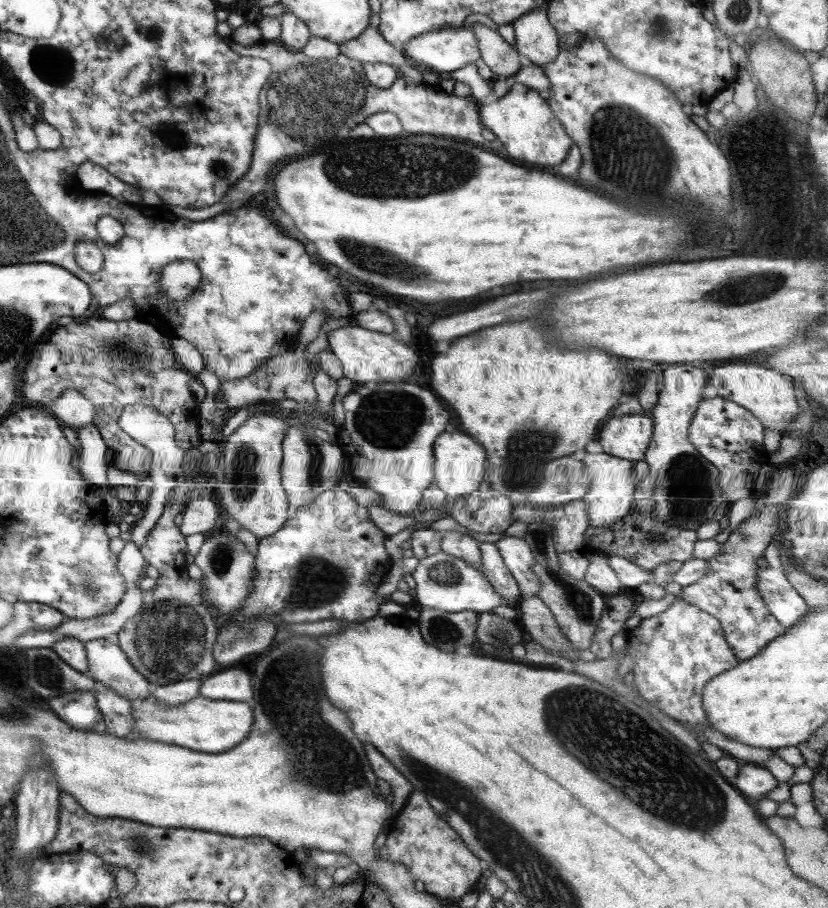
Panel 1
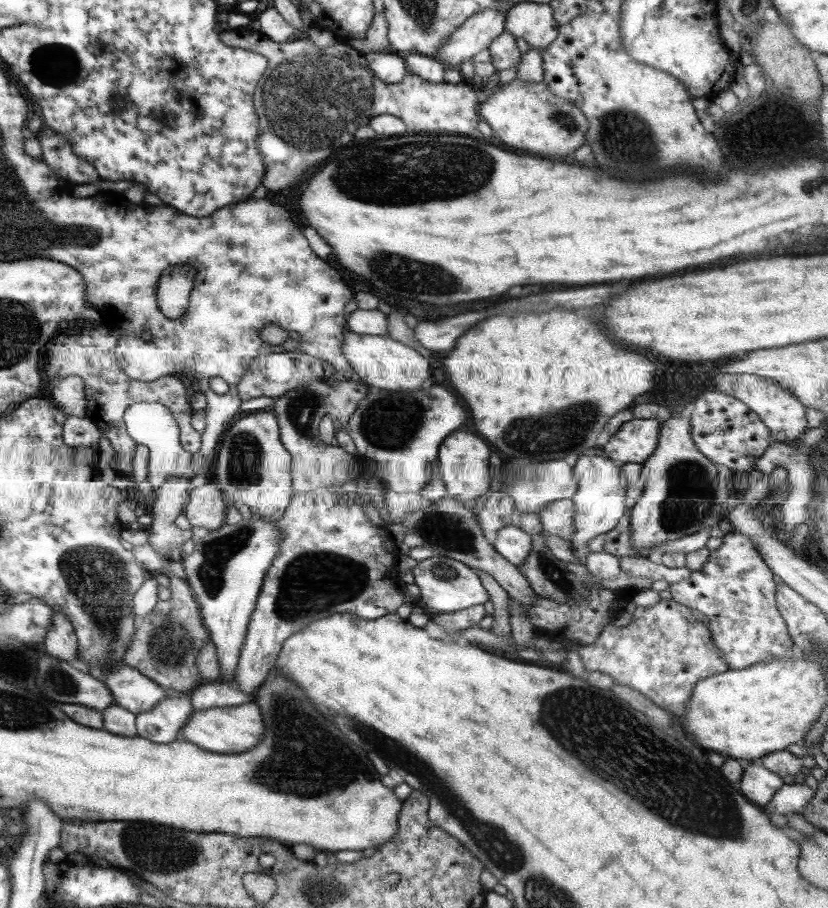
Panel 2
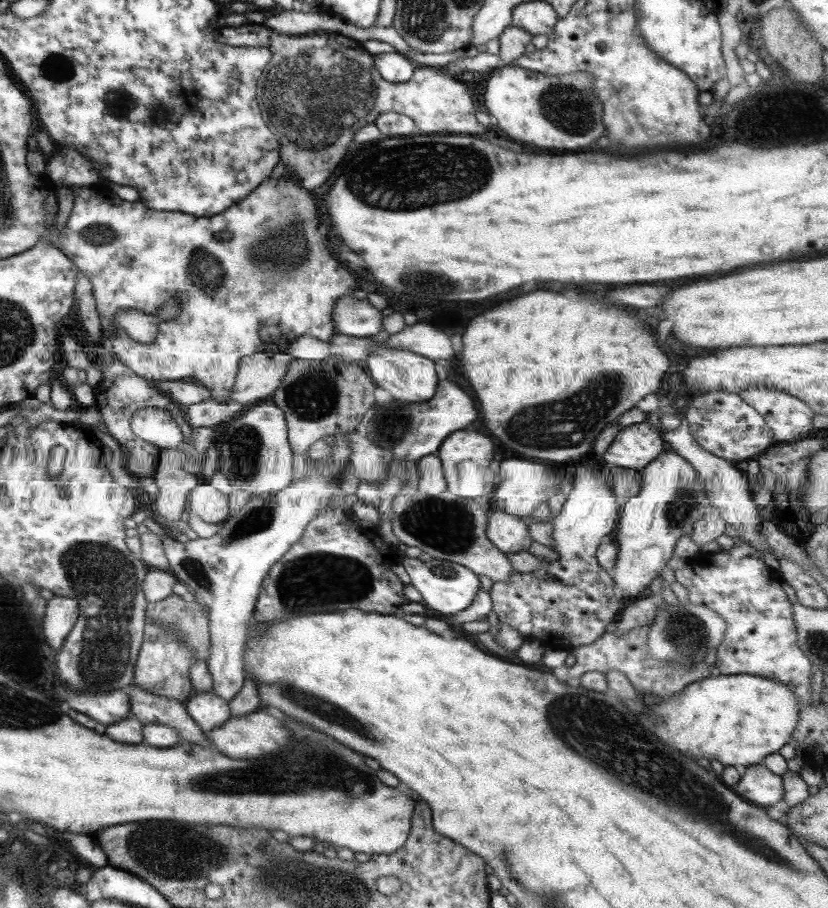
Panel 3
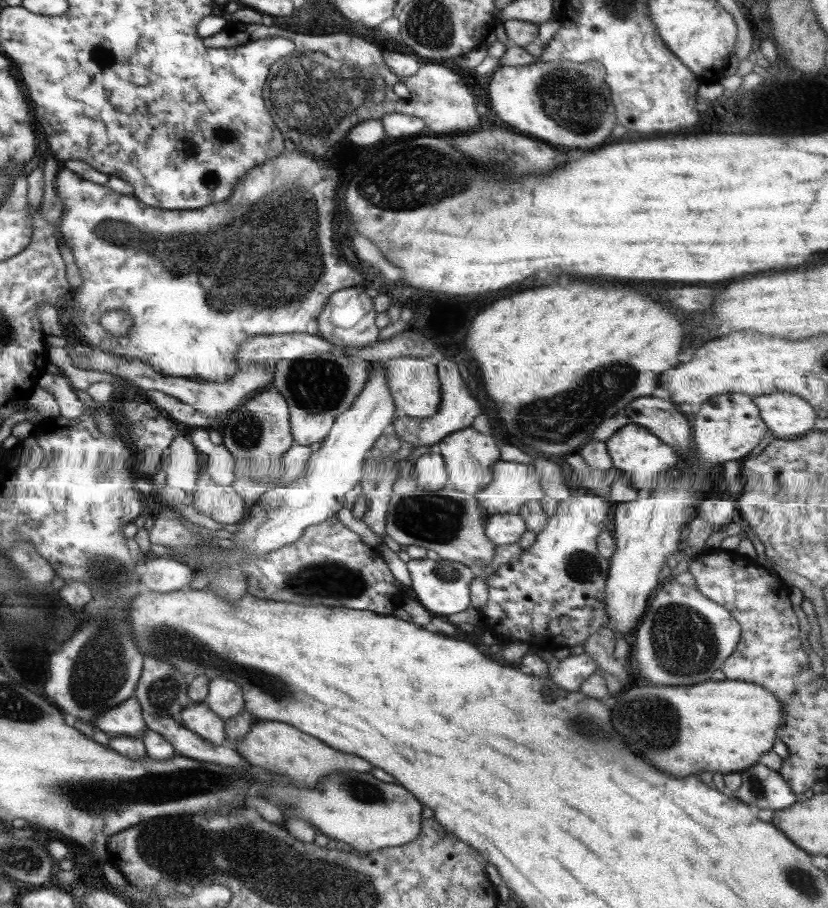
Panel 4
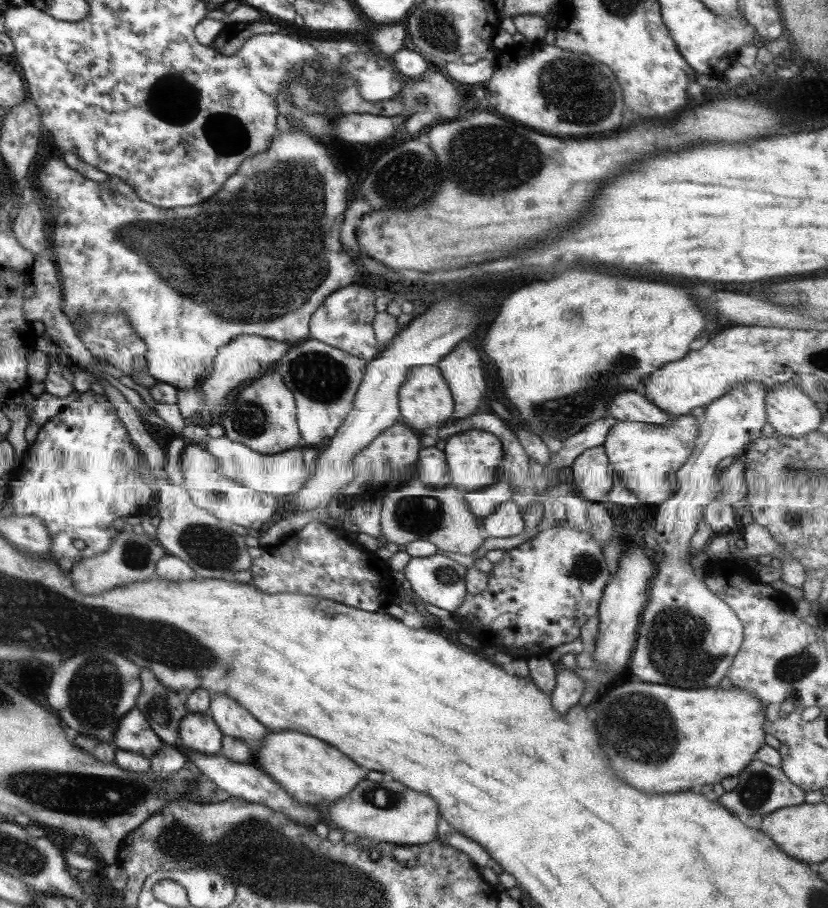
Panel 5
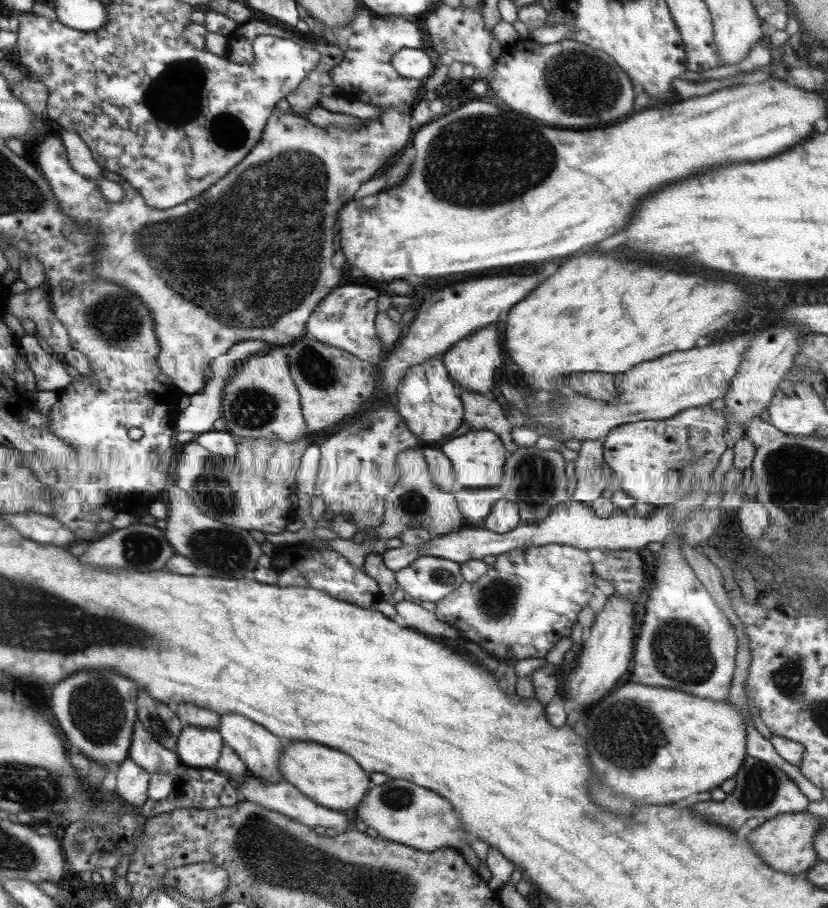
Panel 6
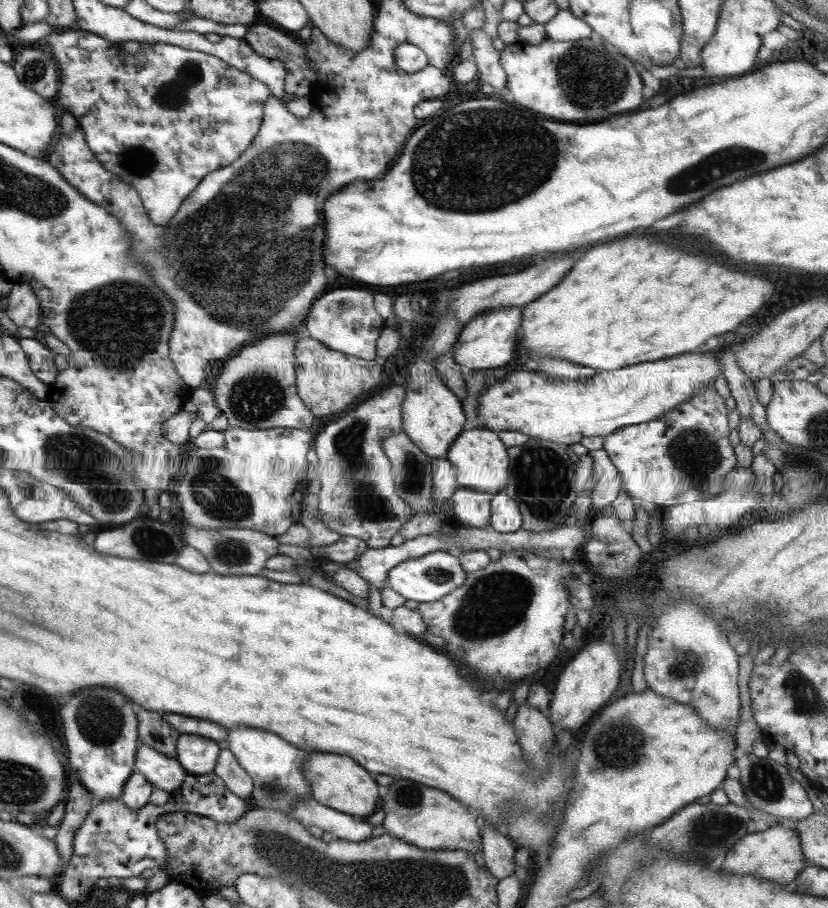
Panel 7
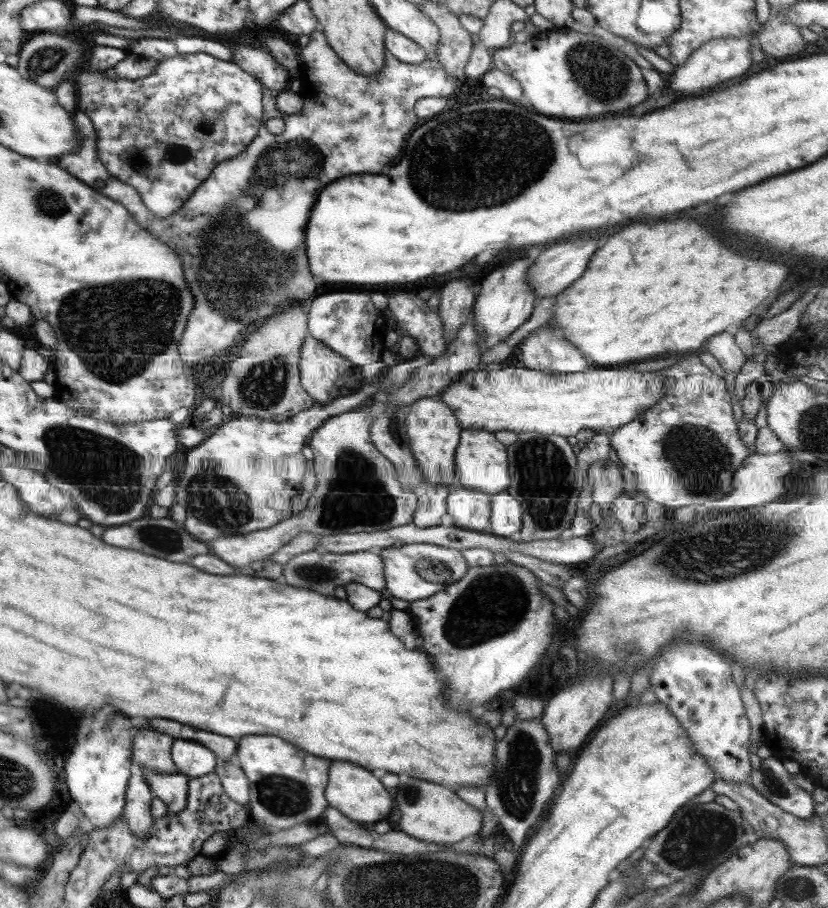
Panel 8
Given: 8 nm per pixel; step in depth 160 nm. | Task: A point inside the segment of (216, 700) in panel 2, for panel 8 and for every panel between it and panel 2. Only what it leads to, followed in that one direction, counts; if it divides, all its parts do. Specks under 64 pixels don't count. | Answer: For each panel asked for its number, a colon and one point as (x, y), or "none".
3: (208, 710)
4: (198, 717)
5: (198, 732)
6: (198, 747)
7: (198, 755)
8: (193, 759)

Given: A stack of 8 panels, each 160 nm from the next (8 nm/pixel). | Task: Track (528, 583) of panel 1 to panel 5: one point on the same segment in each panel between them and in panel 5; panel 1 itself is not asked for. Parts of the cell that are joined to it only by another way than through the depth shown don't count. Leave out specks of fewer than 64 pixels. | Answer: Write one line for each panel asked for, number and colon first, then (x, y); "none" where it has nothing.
2: (514, 545)
3: (510, 534)
4: (505, 529)
5: (507, 521)

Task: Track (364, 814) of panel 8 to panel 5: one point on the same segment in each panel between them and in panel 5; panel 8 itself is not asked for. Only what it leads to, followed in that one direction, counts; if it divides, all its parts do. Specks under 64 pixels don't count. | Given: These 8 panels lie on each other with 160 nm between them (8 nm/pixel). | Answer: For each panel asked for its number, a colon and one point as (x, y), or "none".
5: (311, 772)
6: (333, 780)
7: (337, 782)

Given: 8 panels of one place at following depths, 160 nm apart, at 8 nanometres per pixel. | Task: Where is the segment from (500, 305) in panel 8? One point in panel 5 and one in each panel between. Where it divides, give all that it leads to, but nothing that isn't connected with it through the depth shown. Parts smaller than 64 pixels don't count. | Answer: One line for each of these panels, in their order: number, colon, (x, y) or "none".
5: (462, 369)
6: (471, 362)
7: (487, 341)

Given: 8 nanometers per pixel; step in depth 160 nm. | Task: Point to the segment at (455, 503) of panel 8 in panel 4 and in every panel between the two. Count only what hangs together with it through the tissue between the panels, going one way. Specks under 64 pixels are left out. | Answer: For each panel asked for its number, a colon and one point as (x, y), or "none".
4: (514, 484)
5: (482, 502)
6: (475, 505)
7: (472, 508)

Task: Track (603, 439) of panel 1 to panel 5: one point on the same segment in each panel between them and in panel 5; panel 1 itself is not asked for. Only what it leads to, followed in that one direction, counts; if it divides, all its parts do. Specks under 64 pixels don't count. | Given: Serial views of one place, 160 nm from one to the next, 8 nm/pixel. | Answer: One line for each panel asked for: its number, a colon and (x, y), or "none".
2: (634, 441)
3: (635, 446)
4: (642, 456)
5: (648, 456)

